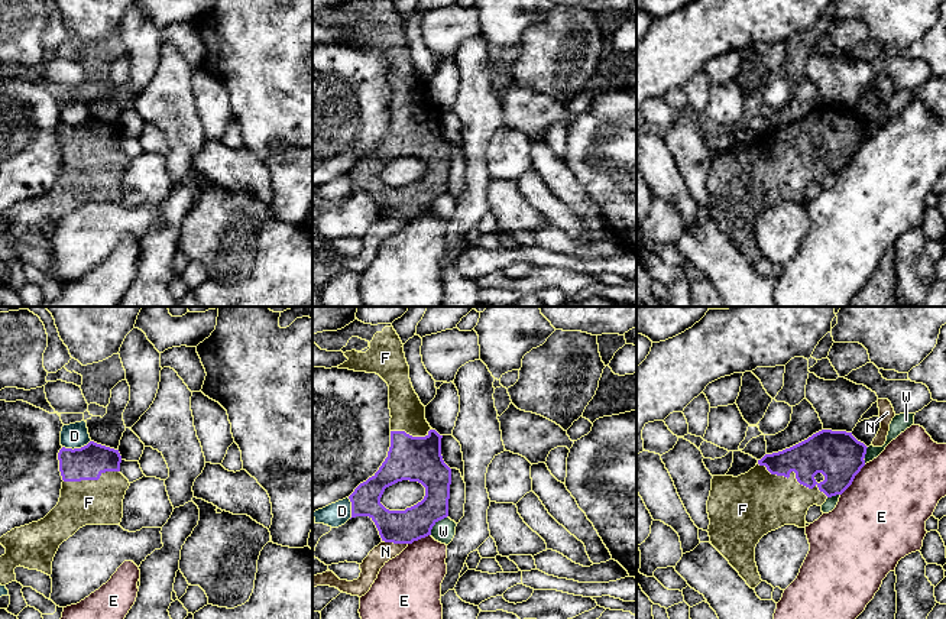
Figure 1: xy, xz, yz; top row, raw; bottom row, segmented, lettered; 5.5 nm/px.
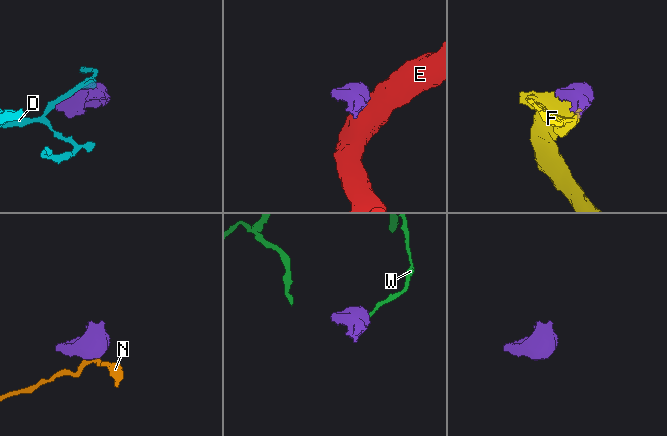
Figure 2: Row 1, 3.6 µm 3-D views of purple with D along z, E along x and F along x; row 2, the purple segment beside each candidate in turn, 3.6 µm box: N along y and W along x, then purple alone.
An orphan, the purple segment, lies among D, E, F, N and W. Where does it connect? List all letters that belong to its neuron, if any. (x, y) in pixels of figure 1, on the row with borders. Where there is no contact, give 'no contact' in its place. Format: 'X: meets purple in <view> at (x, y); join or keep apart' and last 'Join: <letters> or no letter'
D: meets purple in xy at (75, 449); keep apart
E: meets purple in yz at (852, 480); keep apart
F: meets purple in yz at (794, 472); join
N: meets purple in xz at (395, 543); keep apart
W: meets purple in xz at (434, 524); keep apart
Join: F

